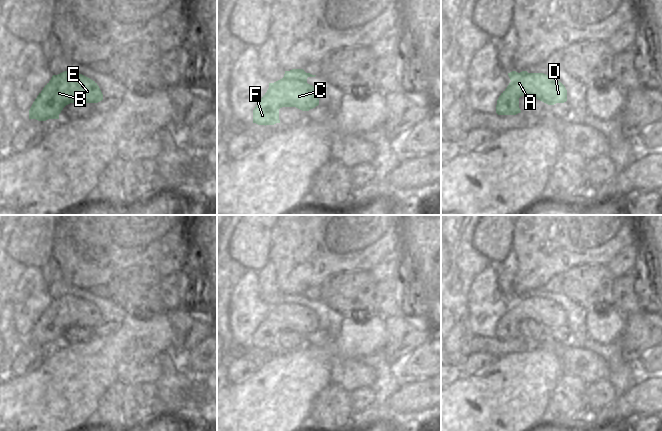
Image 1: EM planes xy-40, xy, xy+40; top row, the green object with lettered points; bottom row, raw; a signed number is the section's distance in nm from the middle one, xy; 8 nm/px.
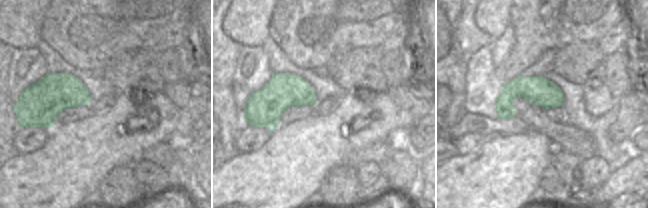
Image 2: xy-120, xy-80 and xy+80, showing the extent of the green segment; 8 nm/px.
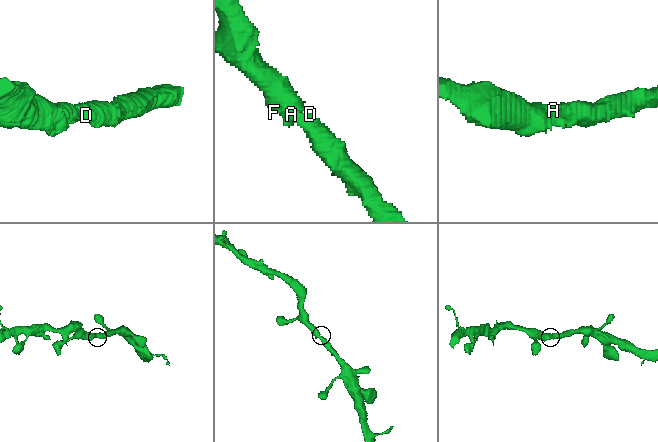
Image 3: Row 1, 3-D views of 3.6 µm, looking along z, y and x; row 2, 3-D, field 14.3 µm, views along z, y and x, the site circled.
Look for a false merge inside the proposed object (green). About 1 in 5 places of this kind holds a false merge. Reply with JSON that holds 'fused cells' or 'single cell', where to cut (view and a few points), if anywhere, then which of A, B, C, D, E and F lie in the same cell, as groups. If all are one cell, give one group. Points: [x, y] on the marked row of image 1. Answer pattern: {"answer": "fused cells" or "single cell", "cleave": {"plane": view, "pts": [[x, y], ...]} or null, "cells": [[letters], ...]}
{"answer": "single cell", "cleave": null, "cells": [["A", "B", "C", "D", "E", "F"]]}

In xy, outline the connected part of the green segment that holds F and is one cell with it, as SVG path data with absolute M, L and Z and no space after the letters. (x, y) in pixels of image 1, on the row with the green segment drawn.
M292 69L285 71L282 79L269 83L267 92L253 110L253 123L265 126L280 123L279 109L282 107L309 111L318 106L319 92L307 83L308 77L315 76L303 69Z

